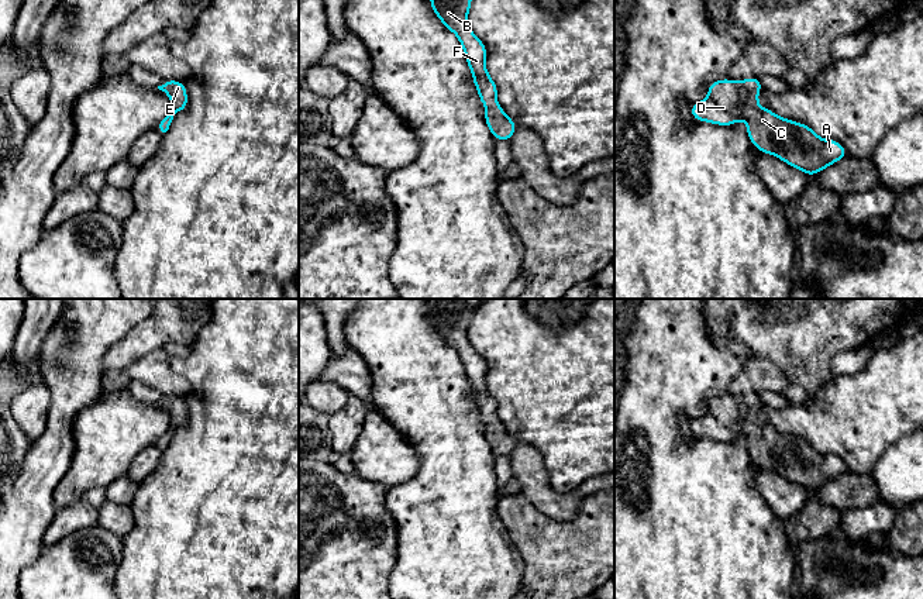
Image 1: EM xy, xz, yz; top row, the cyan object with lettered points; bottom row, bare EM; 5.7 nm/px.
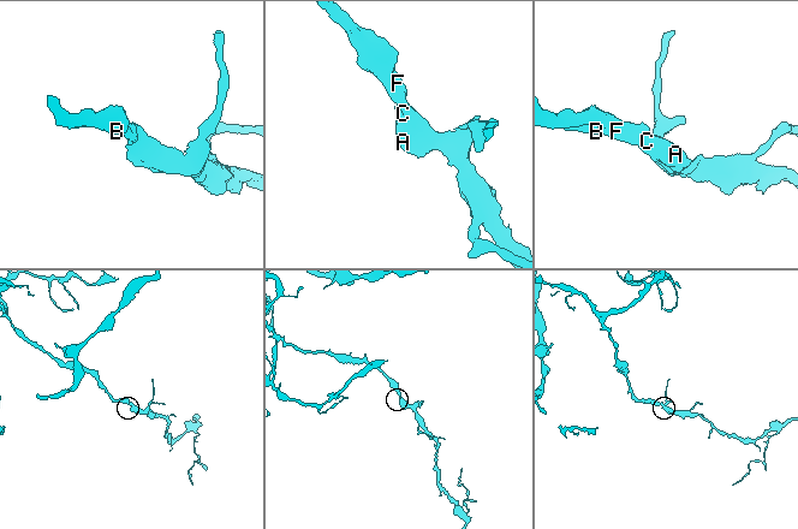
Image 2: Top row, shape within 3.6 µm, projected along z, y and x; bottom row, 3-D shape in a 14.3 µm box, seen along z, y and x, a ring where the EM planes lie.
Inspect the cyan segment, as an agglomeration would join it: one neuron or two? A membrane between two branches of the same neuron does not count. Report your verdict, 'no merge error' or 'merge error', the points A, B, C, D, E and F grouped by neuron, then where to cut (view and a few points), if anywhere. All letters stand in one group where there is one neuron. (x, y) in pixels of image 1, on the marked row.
no merge error; A B C D E F; no cut

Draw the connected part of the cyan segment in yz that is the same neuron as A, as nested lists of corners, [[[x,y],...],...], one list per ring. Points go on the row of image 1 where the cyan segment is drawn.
[[[751,76],[733,82],[729,78],[709,85],[707,97],[690,106],[692,117],[716,125],[734,125],[744,120],[751,144],[807,176],[824,171],[847,156],[836,140],[820,138],[809,125],[761,109],[761,80]]]

